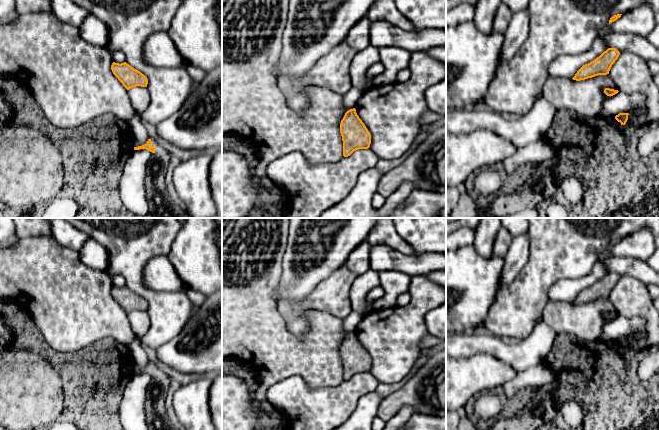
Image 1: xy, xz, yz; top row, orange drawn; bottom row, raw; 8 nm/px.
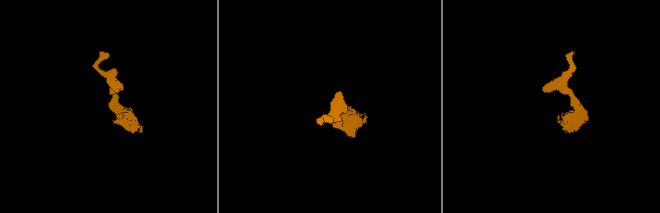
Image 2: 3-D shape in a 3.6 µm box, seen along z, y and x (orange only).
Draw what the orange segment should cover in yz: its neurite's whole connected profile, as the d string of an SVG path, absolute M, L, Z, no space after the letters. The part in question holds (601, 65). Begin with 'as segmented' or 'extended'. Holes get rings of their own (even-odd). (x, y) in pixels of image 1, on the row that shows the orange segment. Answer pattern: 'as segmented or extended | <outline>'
extended | M608 48L599 57L583 65L573 78L547 76L542 97L557 110L573 111L579 117L598 116L604 102L619 91L609 71L620 52Z

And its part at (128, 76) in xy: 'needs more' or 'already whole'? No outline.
needs more

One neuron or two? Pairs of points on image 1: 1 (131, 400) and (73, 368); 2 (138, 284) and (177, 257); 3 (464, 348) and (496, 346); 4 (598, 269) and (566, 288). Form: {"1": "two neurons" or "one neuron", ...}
{"1": "two neurons", "2": "two neurons", "3": "one neuron", "4": "one neuron"}

